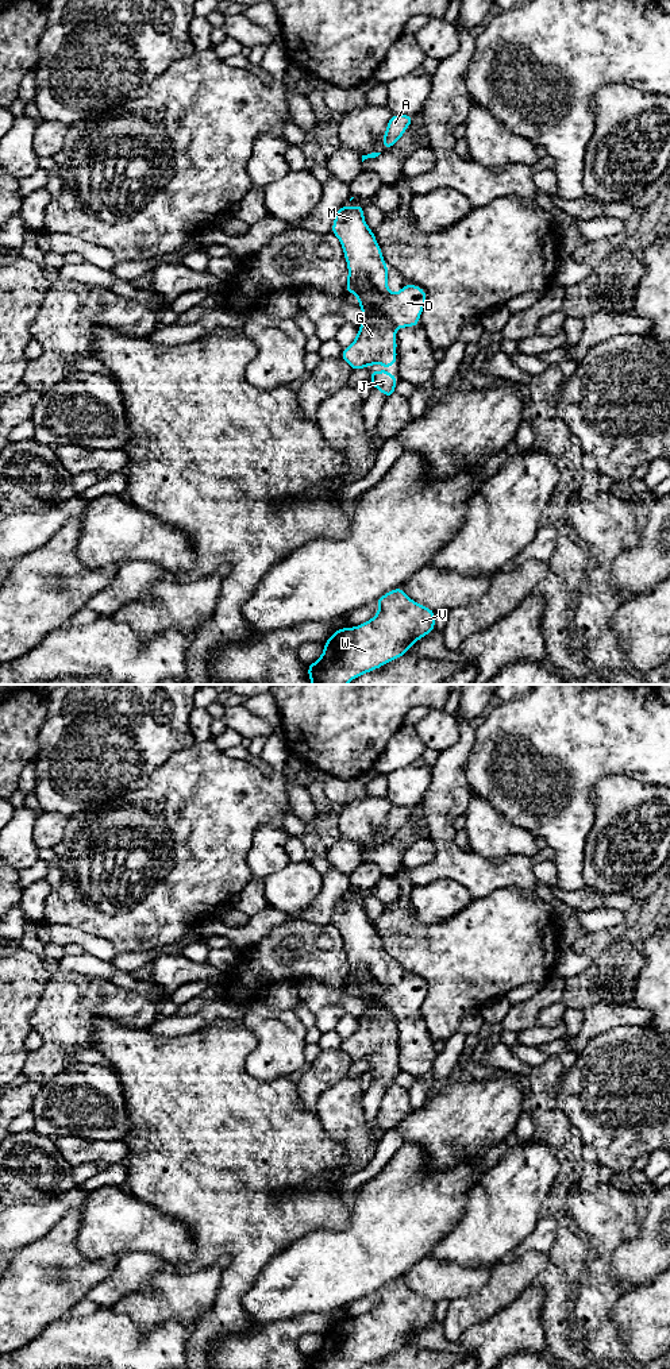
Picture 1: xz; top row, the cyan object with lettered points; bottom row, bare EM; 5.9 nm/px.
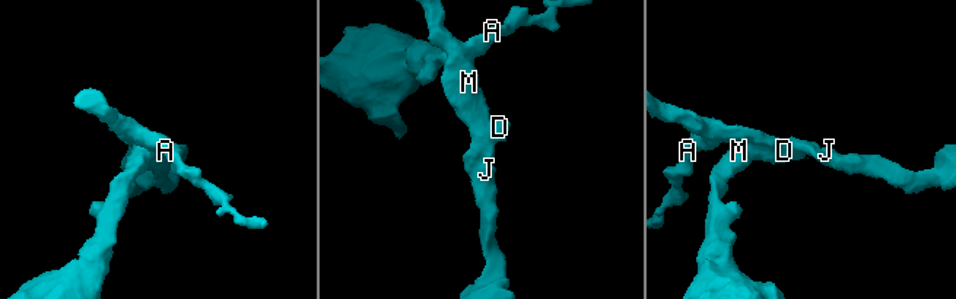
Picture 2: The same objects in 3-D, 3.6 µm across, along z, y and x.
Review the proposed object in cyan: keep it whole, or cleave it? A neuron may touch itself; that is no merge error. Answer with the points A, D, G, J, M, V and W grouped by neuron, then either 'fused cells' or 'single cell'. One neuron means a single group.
A G J V W / D M | fused cells

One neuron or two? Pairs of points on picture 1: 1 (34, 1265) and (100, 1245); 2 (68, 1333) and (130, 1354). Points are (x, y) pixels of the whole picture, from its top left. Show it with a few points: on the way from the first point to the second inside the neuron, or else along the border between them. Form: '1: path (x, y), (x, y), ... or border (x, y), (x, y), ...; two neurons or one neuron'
1: border (80, 1221), (77, 1250), (88, 1260), (108, 1258); two neurons
2: path (83, 1341), (106, 1341), (115, 1345); one neuron

